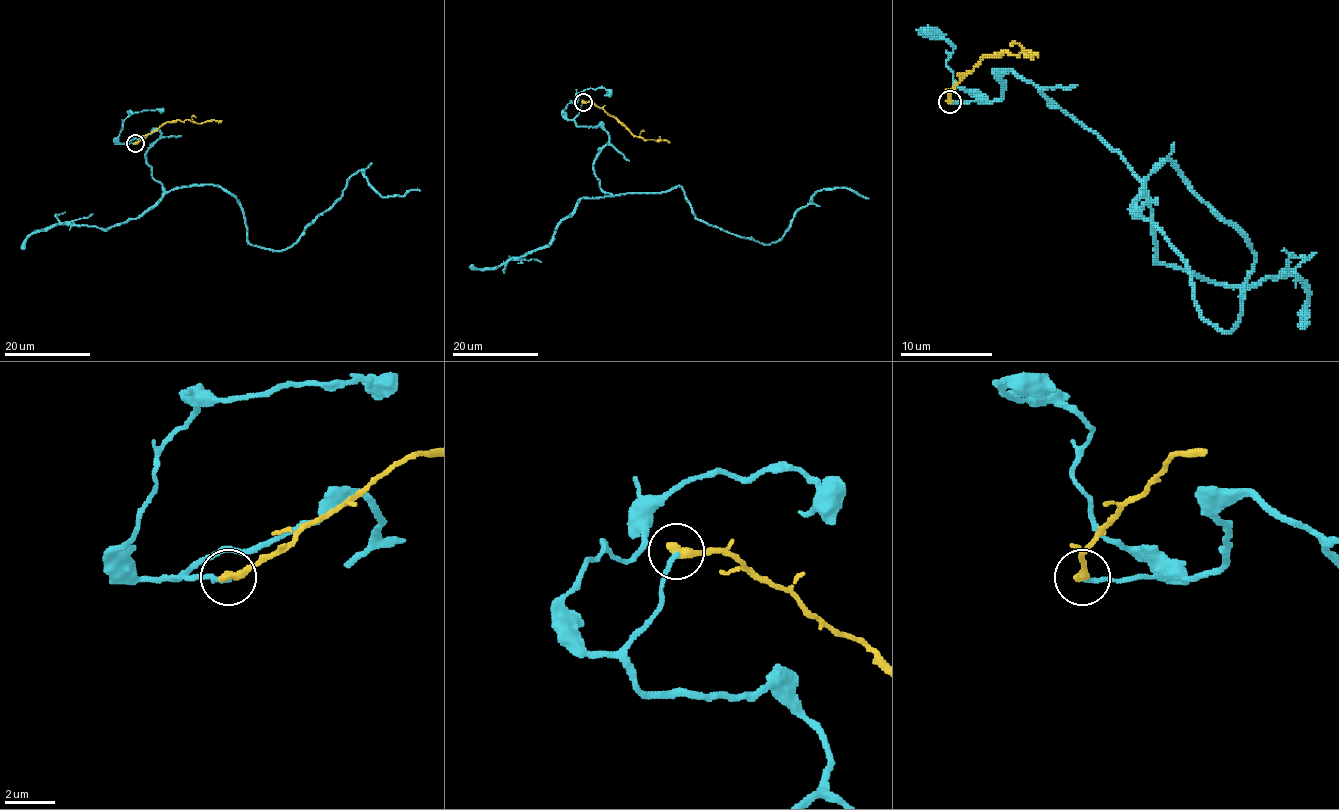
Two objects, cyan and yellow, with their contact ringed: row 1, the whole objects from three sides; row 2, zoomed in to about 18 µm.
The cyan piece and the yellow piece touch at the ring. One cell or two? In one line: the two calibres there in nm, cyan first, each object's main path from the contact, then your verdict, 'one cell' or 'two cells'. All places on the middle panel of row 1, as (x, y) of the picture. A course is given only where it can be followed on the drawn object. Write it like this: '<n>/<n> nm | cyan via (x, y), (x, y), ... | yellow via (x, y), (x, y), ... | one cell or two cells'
170/400 nm | cyan via (583, 102), (614, 195), (678, 186), (700, 221), (771, 244), (818, 191), (868, 199) | yellow via (583, 102), (592, 102), (634, 135), (670, 143) | two cells

